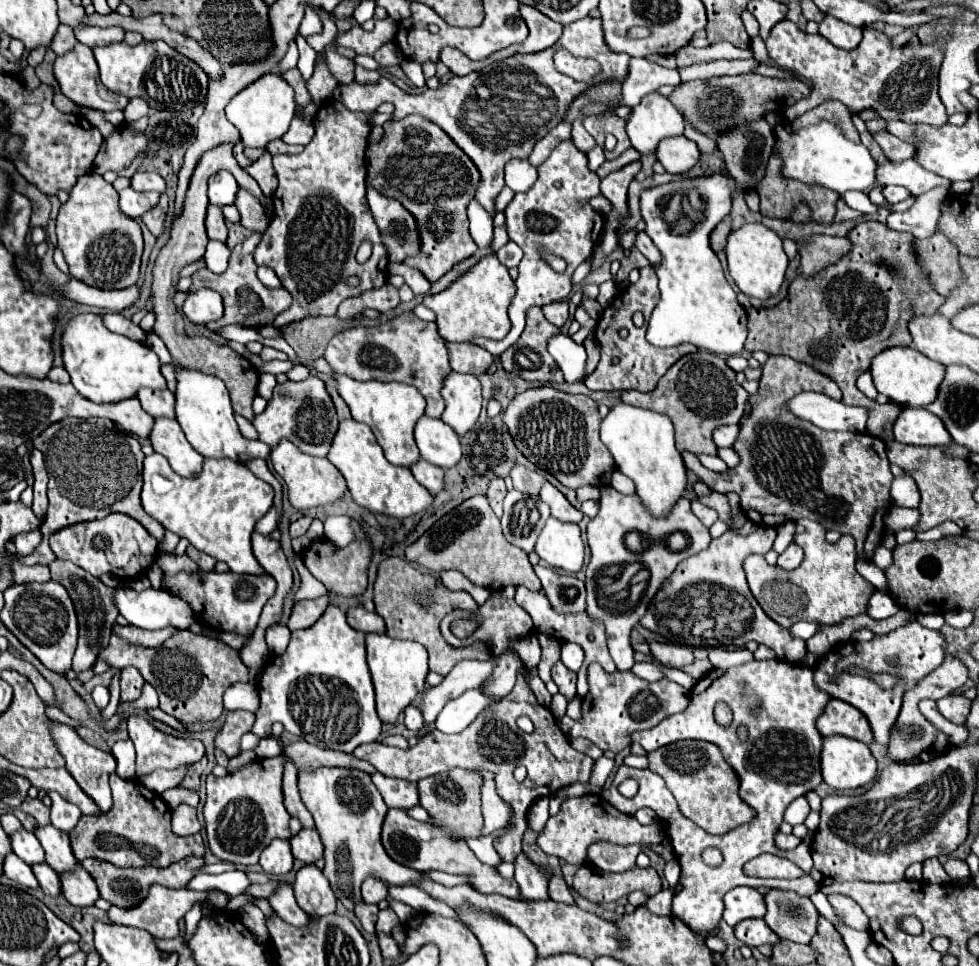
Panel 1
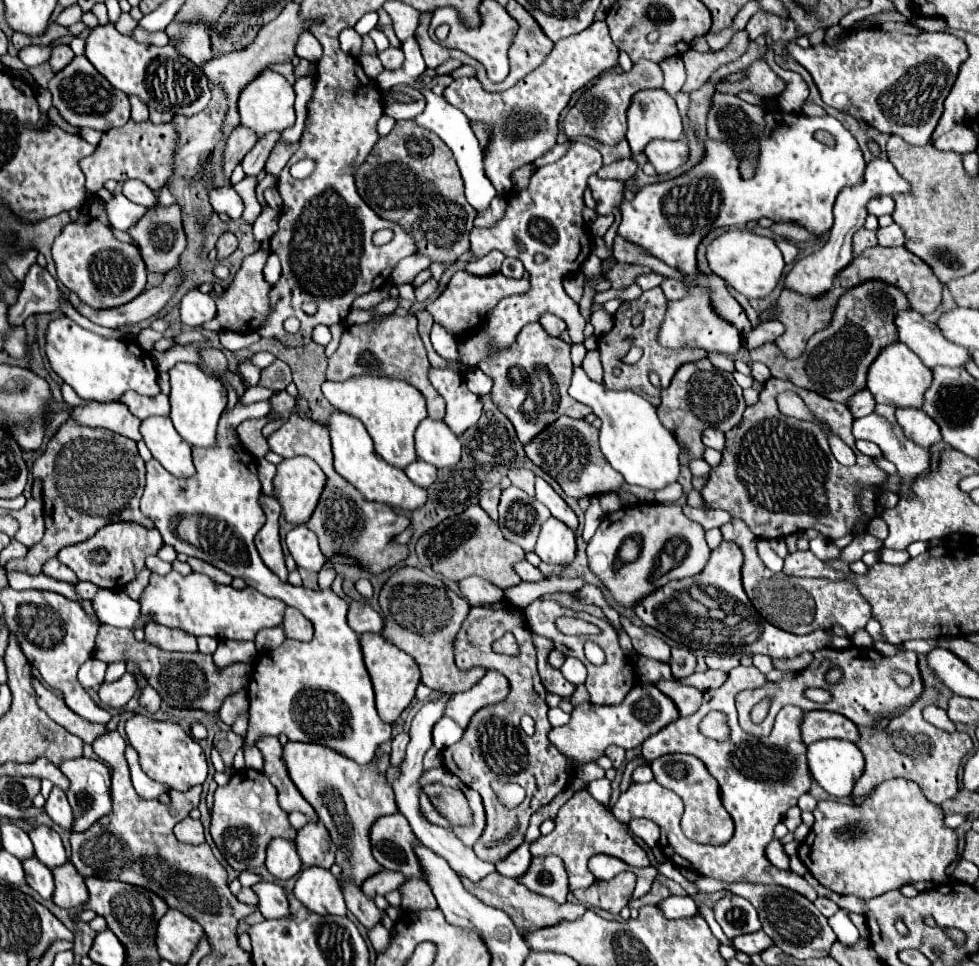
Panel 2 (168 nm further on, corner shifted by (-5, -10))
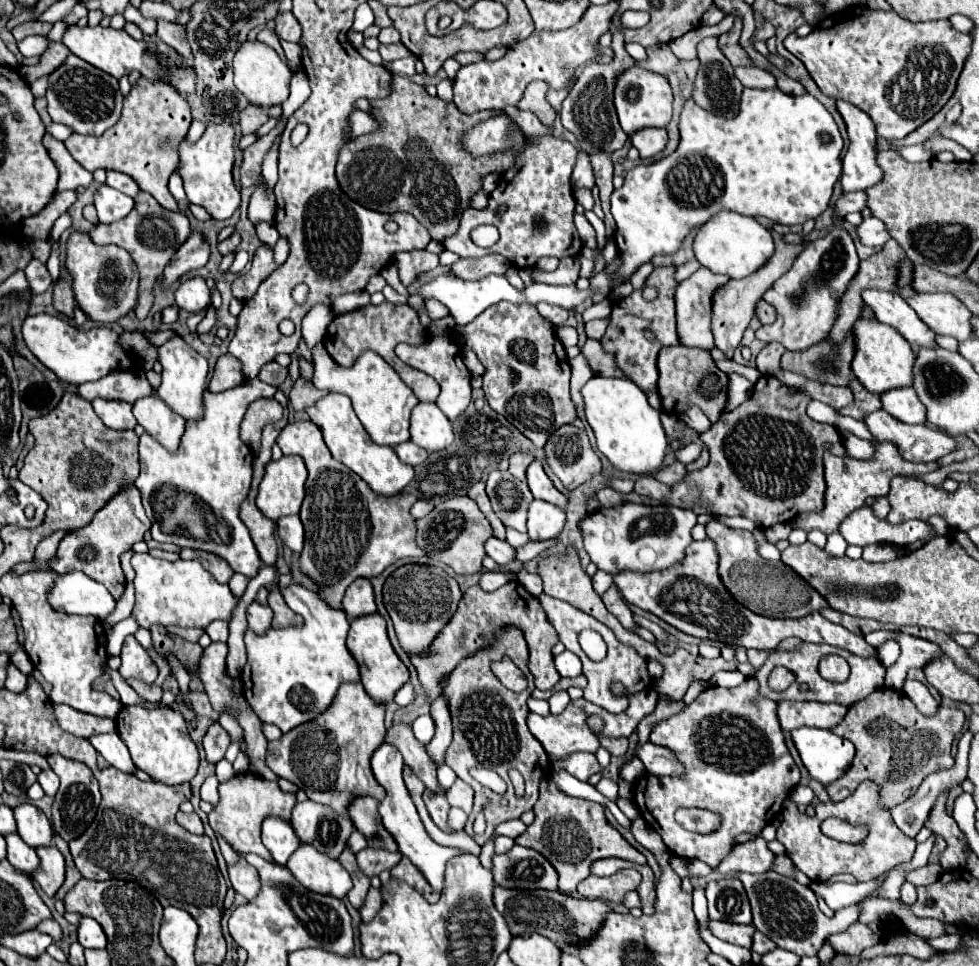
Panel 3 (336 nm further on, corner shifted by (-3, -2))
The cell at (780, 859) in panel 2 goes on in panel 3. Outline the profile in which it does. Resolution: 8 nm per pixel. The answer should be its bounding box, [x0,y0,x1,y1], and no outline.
[718,837,776,873]

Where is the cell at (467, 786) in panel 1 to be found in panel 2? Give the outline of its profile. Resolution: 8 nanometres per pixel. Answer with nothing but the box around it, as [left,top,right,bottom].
[424,783,472,825]

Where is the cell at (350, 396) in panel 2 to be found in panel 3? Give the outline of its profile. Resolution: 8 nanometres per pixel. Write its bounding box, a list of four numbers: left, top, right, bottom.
[312,342,418,447]

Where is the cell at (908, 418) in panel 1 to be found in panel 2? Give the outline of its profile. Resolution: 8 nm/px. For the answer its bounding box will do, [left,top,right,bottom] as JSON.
[896,407,942,447]

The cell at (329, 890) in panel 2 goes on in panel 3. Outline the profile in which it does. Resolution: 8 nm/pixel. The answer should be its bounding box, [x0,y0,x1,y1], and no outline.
[286,843,352,899]

